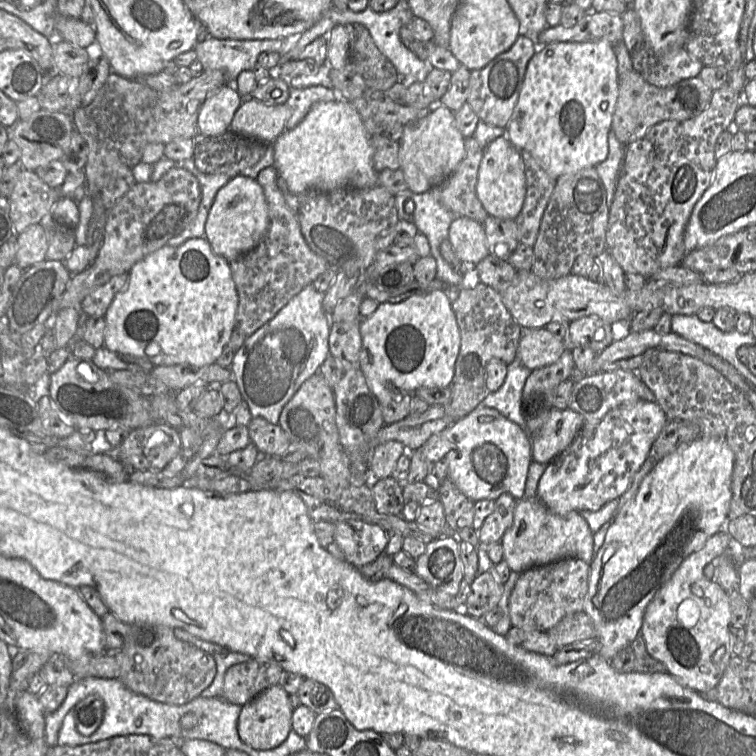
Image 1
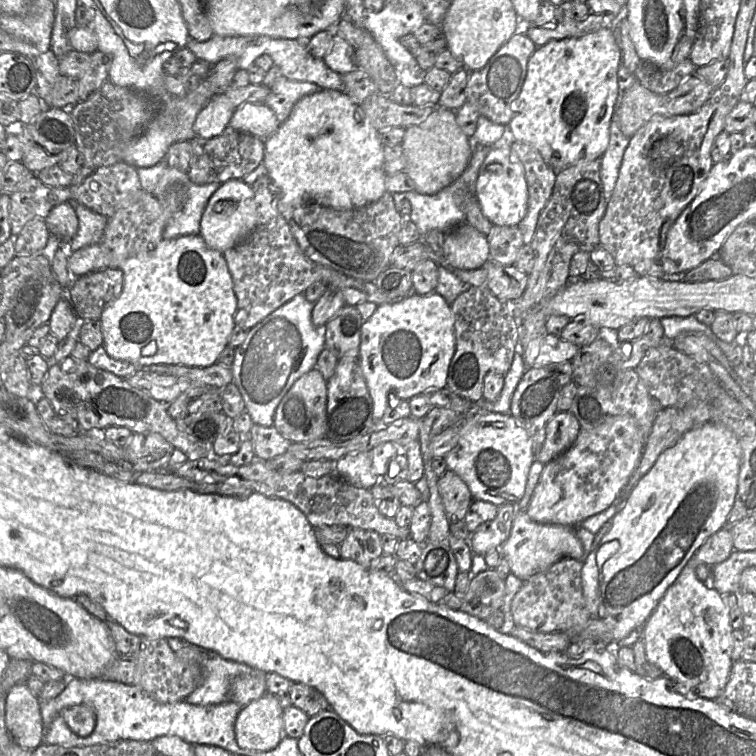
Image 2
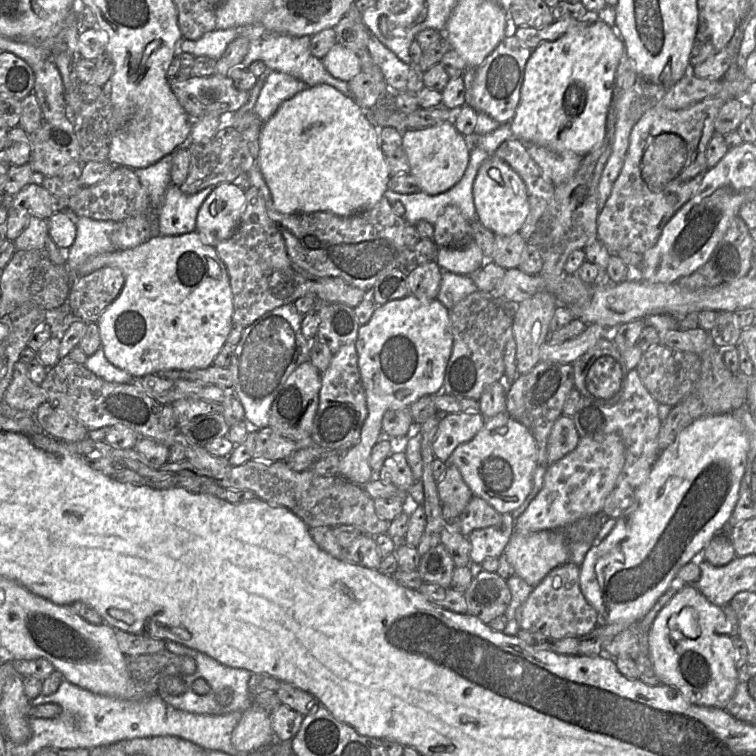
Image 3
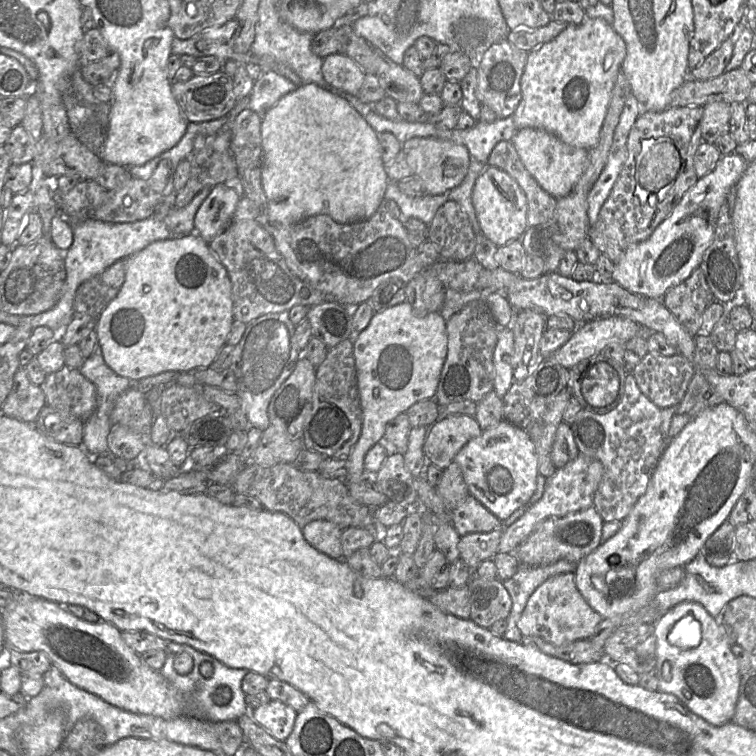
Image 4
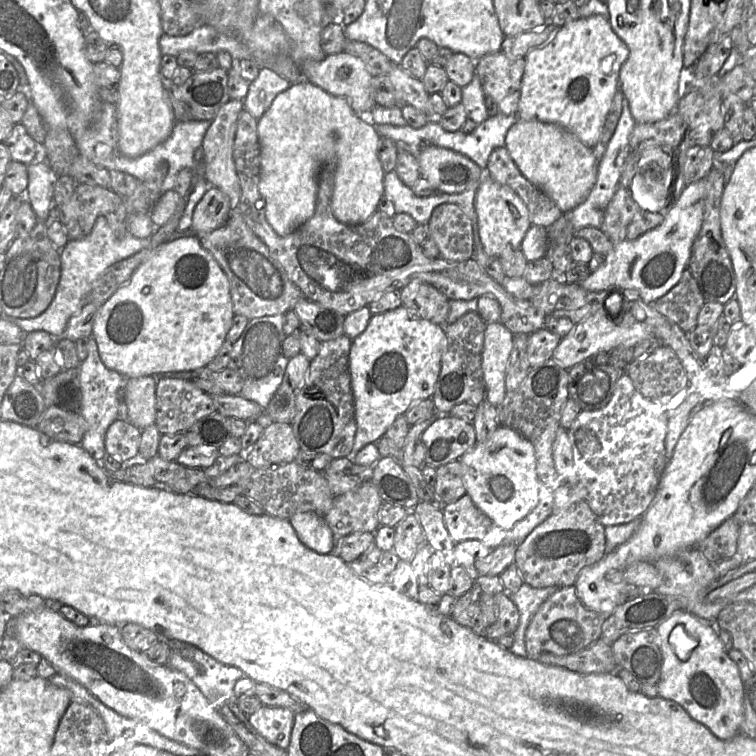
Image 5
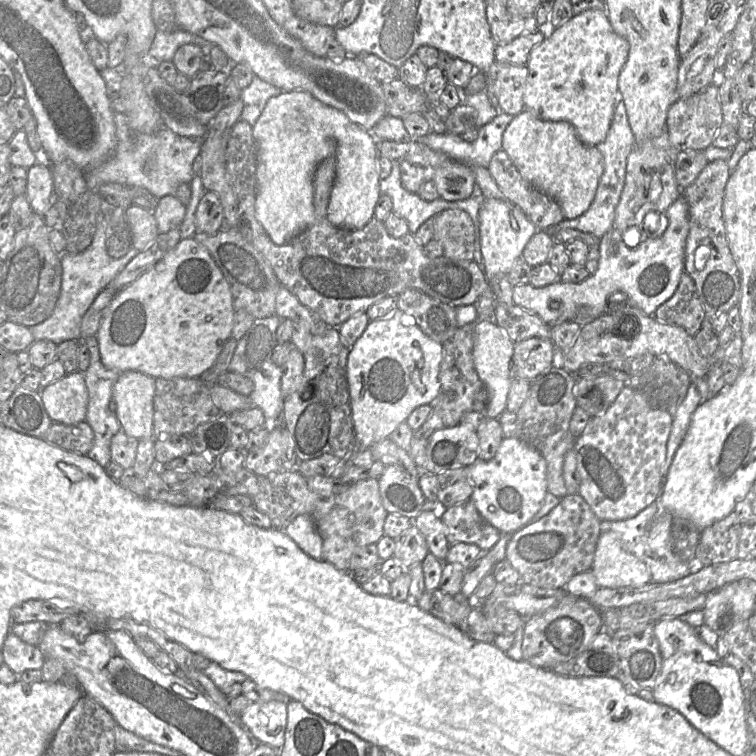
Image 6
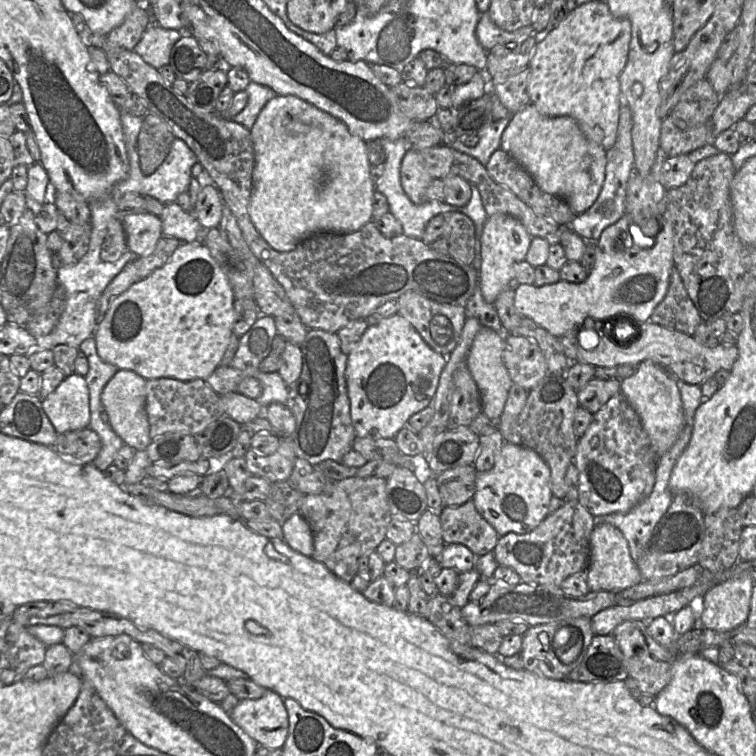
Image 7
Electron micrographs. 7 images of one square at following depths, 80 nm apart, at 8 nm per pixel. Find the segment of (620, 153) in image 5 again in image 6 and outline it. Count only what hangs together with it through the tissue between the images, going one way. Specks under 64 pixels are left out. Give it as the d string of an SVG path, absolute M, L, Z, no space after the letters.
M620 94L619 102L616 105L607 137L603 143L596 146L600 150L604 159L604 171L599 180L596 194L590 207L582 215L574 219L564 219L547 230L558 231L560 229L571 228L591 233L600 239L606 232L613 228L615 210L619 203L625 183L627 160L635 143L635 137L629 124L626 105L622 99L622 95Z

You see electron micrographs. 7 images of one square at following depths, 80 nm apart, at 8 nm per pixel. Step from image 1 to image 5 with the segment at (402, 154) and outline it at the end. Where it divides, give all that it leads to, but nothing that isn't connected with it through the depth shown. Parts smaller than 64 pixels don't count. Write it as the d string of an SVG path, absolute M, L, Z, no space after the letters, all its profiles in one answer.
M434 145L422 147L417 161L421 177L428 180L437 193L461 193L487 175L487 169L482 170L468 157Z

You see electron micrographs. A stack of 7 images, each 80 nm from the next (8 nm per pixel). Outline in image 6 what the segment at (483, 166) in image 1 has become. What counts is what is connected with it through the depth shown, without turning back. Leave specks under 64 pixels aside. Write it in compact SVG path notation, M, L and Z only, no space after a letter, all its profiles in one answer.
M485 199L479 212L479 222L483 270L489 281L489 277L498 273L509 273L515 261L522 256L526 244L538 228L518 206L507 199Z

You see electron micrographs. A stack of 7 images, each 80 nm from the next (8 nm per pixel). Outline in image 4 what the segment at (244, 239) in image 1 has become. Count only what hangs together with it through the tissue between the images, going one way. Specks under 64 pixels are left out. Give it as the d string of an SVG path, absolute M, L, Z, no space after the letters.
M225 184L212 187L195 215L195 233L209 244L227 228L240 199L236 191Z

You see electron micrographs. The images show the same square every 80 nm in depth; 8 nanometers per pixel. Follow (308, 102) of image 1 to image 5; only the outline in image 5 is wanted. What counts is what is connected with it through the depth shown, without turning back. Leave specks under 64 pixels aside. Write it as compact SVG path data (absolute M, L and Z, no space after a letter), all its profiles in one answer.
M261 67L257 78L250 83L248 93L242 100L243 110L259 120L275 97L290 86L291 83L287 79L269 68Z

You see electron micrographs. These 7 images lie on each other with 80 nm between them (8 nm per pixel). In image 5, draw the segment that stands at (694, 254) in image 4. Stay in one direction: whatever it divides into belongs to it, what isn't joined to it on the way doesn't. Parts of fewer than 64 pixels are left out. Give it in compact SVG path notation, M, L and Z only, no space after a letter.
M706 177L687 185L657 227L639 238L614 243L601 267L580 285L592 292L615 289L635 291L645 303L654 304L678 284L689 267L692 245L703 221L705 197Z

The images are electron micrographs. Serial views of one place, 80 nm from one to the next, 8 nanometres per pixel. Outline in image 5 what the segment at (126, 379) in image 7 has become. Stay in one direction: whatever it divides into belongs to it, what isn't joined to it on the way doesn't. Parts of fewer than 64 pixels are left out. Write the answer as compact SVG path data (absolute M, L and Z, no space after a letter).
M142 376L129 378L122 392L127 421L140 430L156 421L157 377Z

